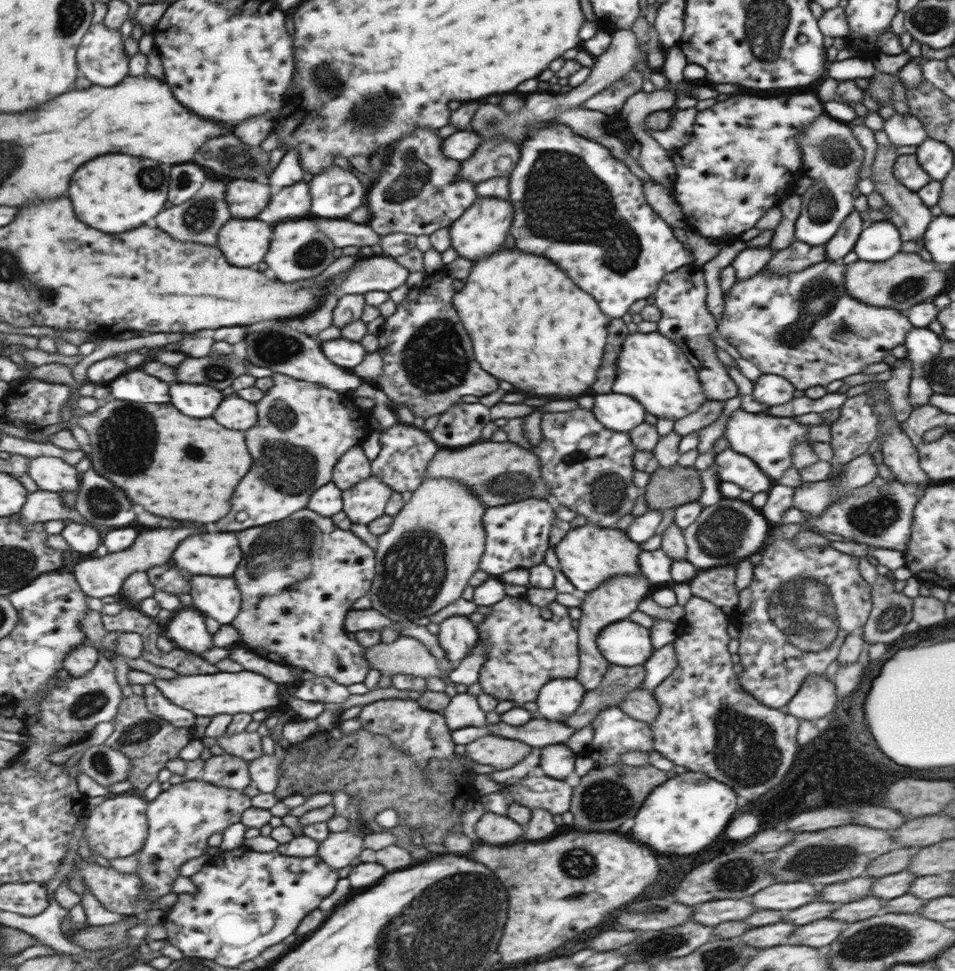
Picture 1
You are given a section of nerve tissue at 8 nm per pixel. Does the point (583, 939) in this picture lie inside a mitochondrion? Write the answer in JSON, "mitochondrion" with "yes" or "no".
{"mitochondrion":"no"}

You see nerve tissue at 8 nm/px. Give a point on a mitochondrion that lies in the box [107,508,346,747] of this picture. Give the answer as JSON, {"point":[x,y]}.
{"point":[288,557]}

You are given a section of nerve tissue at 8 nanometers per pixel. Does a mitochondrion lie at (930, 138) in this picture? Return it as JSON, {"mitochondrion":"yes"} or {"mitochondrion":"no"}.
{"mitochondrion":"no"}

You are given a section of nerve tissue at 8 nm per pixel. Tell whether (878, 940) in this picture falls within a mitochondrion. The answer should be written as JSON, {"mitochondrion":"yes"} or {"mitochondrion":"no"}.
{"mitochondrion":"yes"}

